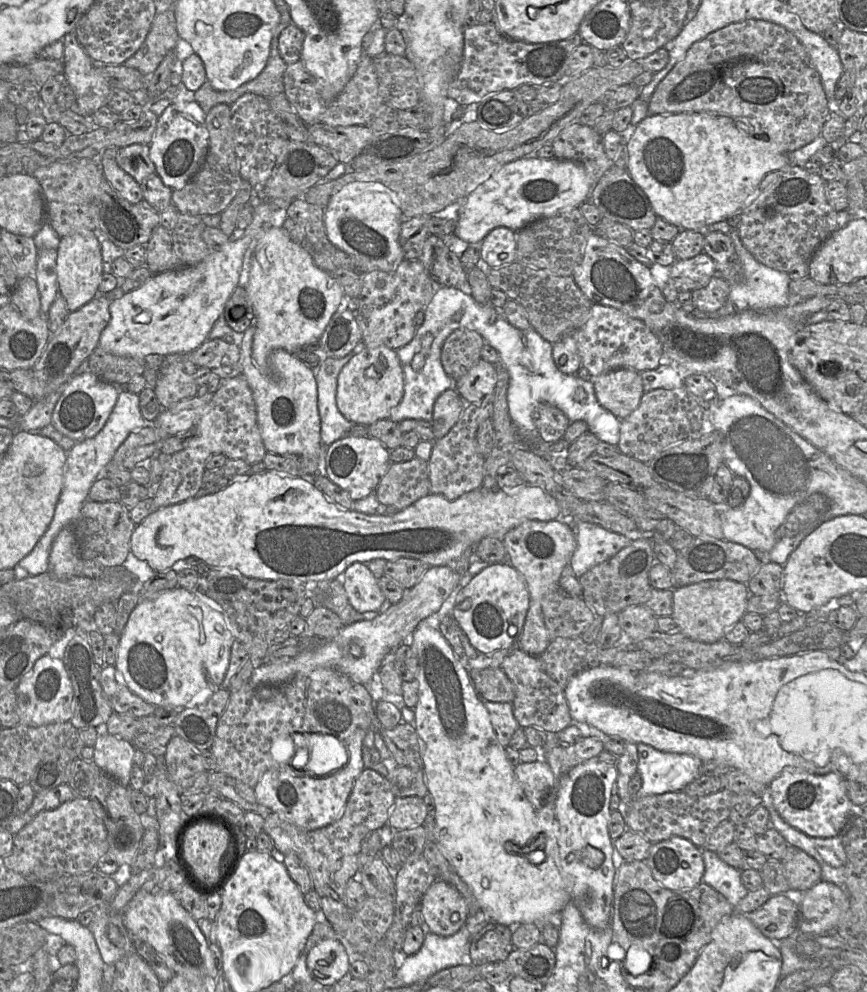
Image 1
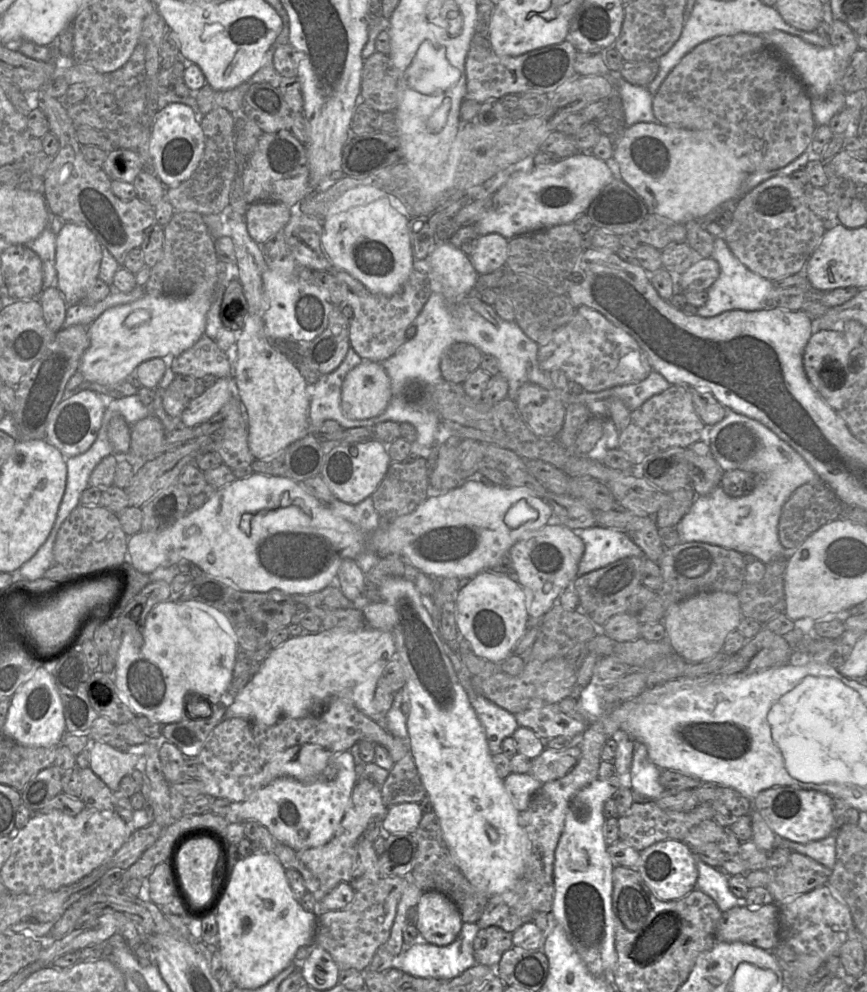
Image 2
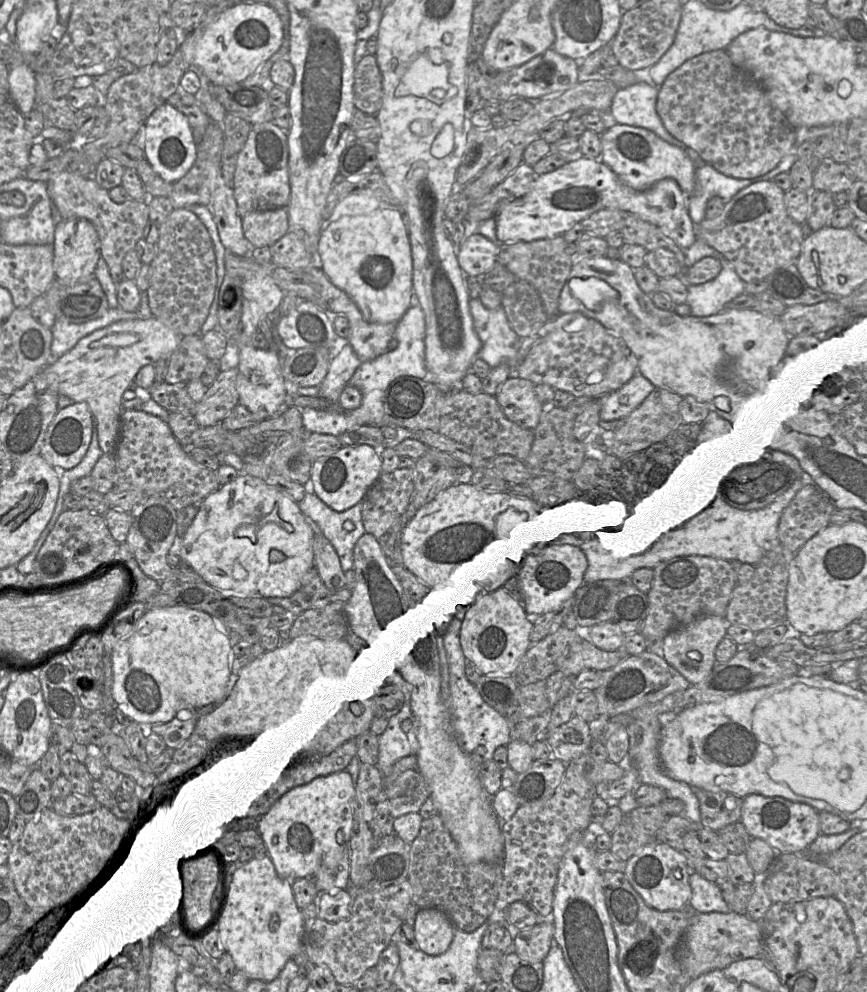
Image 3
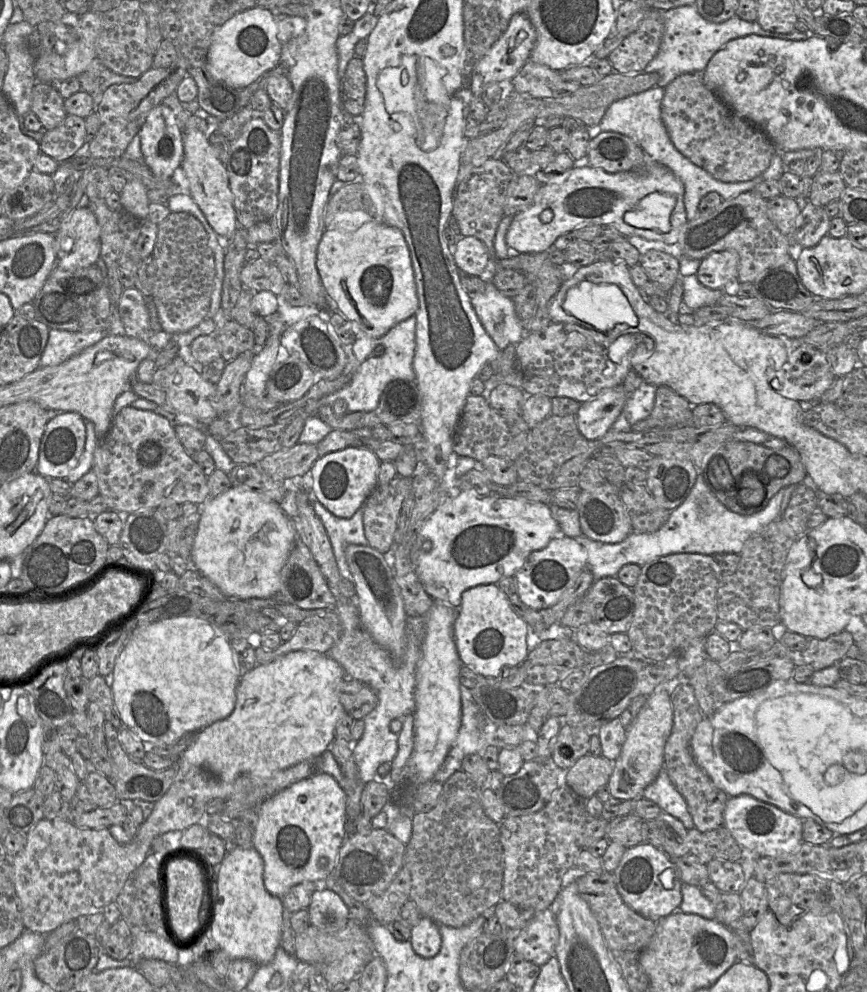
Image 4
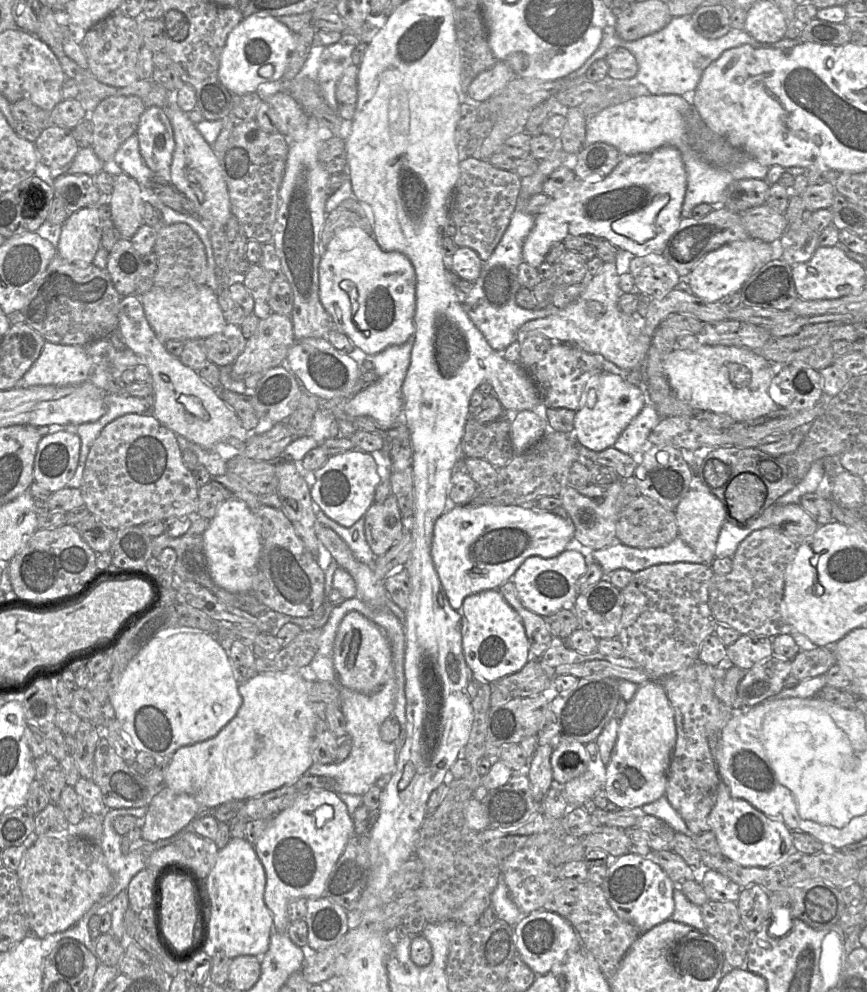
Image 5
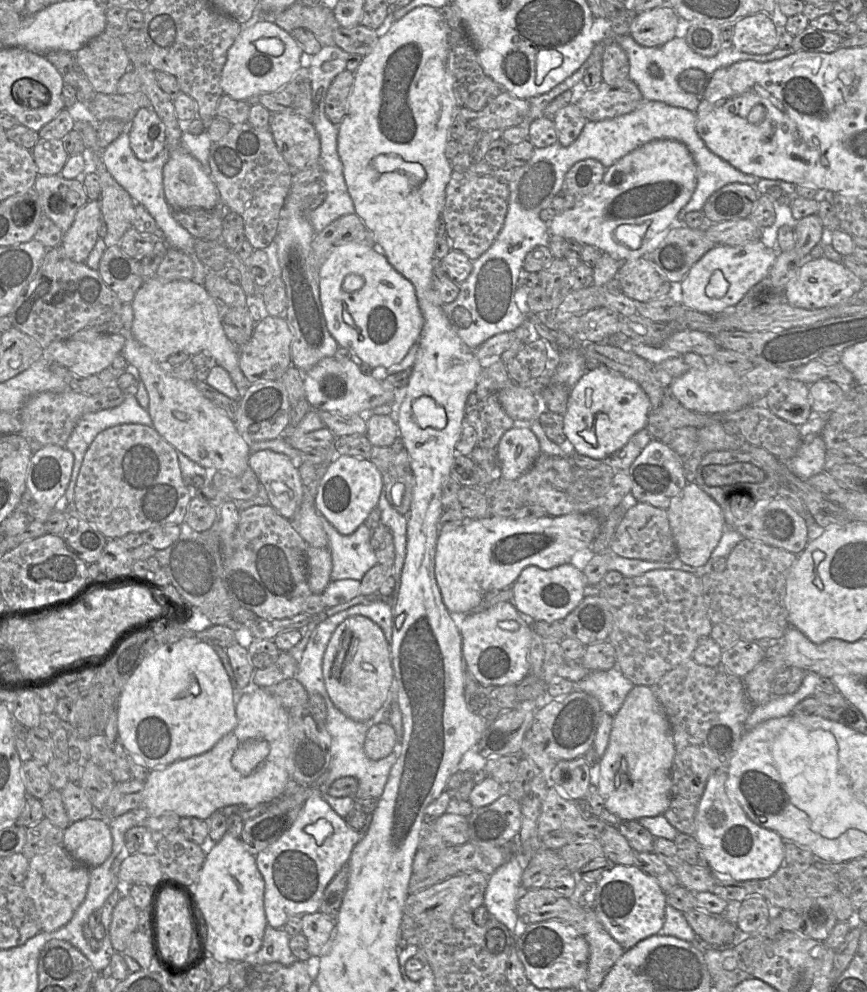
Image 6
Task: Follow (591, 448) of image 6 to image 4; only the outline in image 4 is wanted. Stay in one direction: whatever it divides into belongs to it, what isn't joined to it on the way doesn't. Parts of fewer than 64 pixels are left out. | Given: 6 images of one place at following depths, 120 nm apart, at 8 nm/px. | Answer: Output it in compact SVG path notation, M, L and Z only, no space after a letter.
M623 385L604 390L597 397L581 404L576 414L579 432L588 440L603 437L620 415L628 393Z

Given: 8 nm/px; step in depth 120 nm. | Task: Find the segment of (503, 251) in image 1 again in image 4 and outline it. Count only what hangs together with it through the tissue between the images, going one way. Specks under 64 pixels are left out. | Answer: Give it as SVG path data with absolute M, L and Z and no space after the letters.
M474 236L460 237L454 252L454 260L459 270L473 276L487 275L491 278L493 273L493 259L485 244Z

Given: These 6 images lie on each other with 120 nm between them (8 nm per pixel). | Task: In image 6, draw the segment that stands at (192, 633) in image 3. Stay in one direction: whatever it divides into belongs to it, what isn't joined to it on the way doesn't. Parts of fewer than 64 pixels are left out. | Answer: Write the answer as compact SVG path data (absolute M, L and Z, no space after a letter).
M180 639L172 644L163 645L146 656L124 685L118 700L118 730L122 743L128 754L139 757L151 770L209 751L221 738L233 731L236 725L234 688L230 678L214 648L198 639Z

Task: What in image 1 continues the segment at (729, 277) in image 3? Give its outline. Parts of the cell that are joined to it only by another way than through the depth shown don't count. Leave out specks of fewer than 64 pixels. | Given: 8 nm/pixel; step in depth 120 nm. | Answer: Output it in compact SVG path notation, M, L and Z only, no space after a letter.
M733 229L728 236L733 242L738 257L738 262L741 268L741 278L731 285L729 297L722 308L713 313L706 313L695 308L691 313L691 316L696 319L721 318L746 310L769 312L789 306L791 301L788 287L791 279L788 272L778 271L758 262L743 246L737 229Z

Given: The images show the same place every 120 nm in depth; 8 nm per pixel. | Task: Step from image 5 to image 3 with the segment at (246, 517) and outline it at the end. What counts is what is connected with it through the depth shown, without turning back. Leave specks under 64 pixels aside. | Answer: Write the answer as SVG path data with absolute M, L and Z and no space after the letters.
M240 472L233 481L220 486L216 491L203 499L197 516L187 532L177 540L176 547L172 553L177 553L181 559L187 560L194 571L199 573L207 583L220 590L226 596L238 598L289 597L300 589L305 575L314 567L314 552L312 550L313 532L314 525L301 512L298 503L261 479Z

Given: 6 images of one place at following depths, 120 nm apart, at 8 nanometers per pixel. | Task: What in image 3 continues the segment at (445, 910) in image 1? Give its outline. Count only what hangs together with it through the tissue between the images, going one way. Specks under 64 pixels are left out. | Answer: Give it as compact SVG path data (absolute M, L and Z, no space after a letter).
M421 908L413 929L419 950L428 955L441 955L453 941L455 926L442 910Z

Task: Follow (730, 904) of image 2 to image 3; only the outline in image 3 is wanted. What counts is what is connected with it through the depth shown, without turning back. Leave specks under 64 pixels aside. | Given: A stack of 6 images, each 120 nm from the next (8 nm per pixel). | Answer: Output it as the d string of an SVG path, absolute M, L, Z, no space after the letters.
M693 870L689 881L692 895L688 906L692 911L695 913L730 912L729 905L715 882L706 880Z

